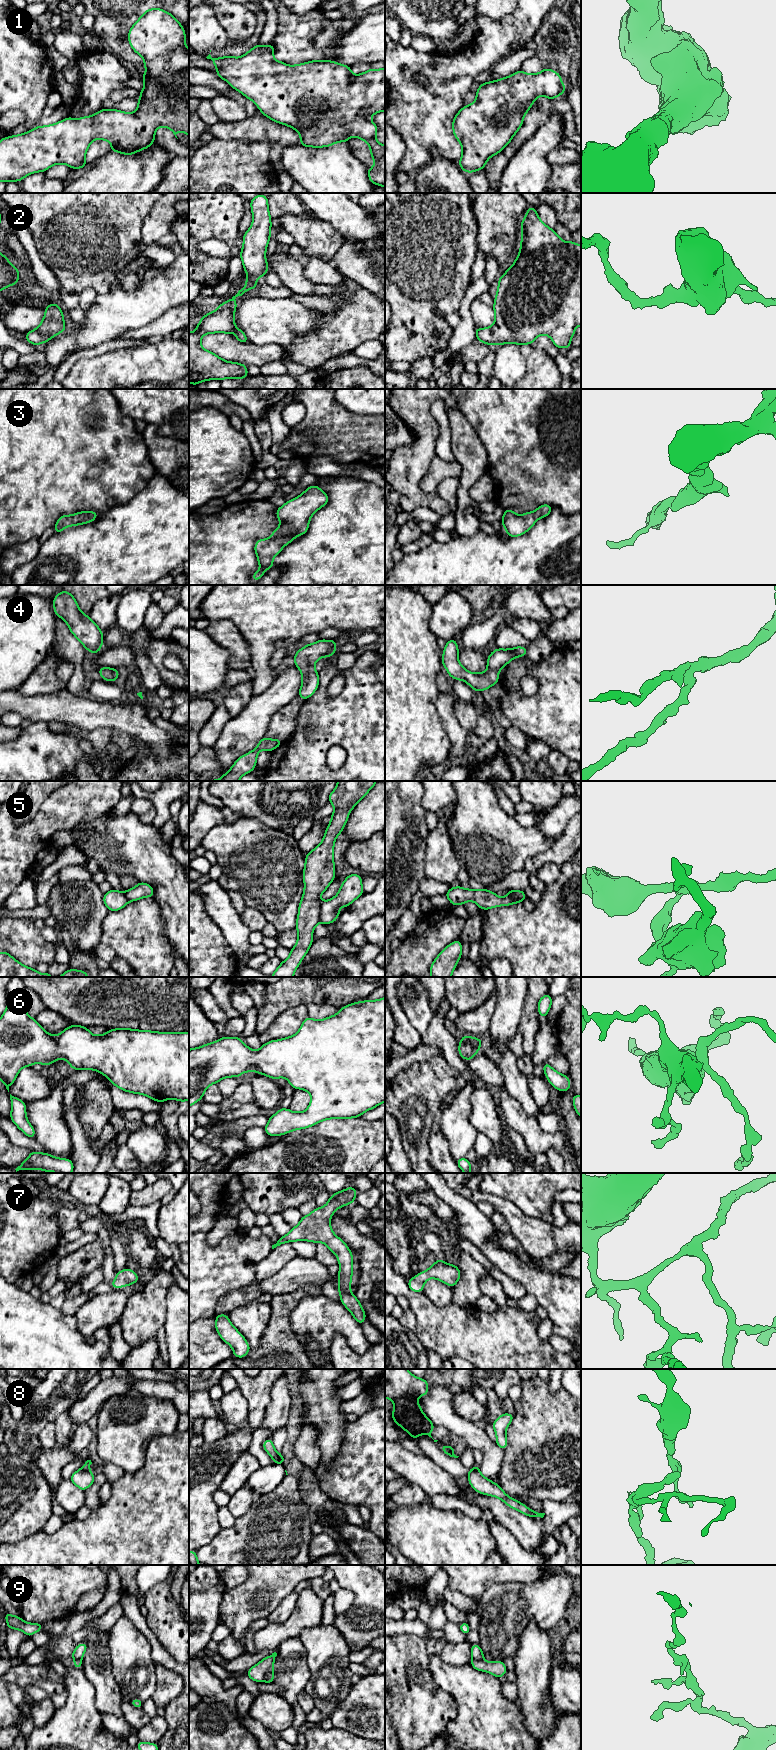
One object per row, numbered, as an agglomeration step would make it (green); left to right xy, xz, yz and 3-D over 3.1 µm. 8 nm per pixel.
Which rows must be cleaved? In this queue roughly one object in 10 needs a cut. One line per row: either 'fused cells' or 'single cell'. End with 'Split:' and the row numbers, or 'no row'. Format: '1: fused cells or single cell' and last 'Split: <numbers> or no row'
1: single cell
2: single cell
3: single cell
4: single cell
5: fused cells
6: single cell
7: single cell
8: fused cells
9: fused cells
Split: 5, 8, 9

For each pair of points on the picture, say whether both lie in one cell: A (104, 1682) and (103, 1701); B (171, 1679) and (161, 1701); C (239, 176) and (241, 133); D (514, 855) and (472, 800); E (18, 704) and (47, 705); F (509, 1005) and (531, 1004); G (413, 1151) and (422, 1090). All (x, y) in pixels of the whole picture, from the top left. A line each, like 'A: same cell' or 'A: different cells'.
A: same cell
B: same cell
C: different cells
D: same cell
E: same cell
F: different cells
G: same cell

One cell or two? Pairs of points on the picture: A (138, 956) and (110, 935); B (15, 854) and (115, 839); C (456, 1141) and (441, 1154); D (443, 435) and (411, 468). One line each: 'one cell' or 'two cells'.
A: one cell
B: two cells
C: two cells
D: two cells

